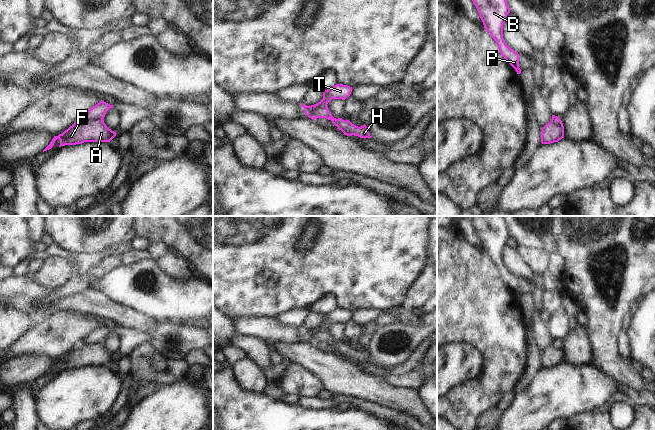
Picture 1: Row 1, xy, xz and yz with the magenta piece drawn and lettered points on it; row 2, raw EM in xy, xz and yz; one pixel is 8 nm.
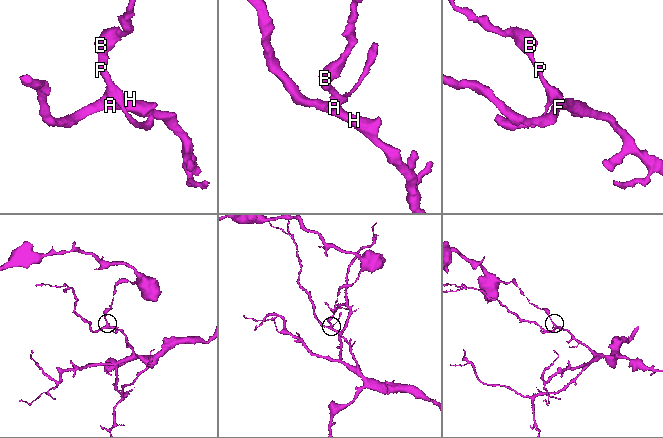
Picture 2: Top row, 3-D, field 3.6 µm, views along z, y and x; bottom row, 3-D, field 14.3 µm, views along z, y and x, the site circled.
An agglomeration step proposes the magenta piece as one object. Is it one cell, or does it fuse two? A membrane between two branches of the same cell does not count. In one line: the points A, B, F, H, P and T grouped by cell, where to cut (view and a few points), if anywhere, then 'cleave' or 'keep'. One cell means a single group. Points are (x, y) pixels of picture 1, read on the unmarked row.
groups A F H / B P T; cut xy (102, 342), (81, 344); cleave

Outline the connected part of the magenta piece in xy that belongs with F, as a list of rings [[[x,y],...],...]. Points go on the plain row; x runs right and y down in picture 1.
[[[103,343],[79,344],[62,358],[54,360],[43,376],[51,373],[57,363],[60,364],[59,371],[61,371],[65,369],[82,368],[84,366],[110,366],[115,360],[116,356],[109,353]]]

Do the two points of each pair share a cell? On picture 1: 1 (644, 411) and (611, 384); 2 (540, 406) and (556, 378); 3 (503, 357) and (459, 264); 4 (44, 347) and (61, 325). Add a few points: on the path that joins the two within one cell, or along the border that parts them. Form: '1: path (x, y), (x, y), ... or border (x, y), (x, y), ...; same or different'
1: border (619, 391), (615, 392), (601, 406); different
2: path (546, 399), (556, 389), (556, 385); same
3: path (499, 334), (494, 325), (459, 290), (459, 287); same
4: path (49, 342), (61, 330); same

